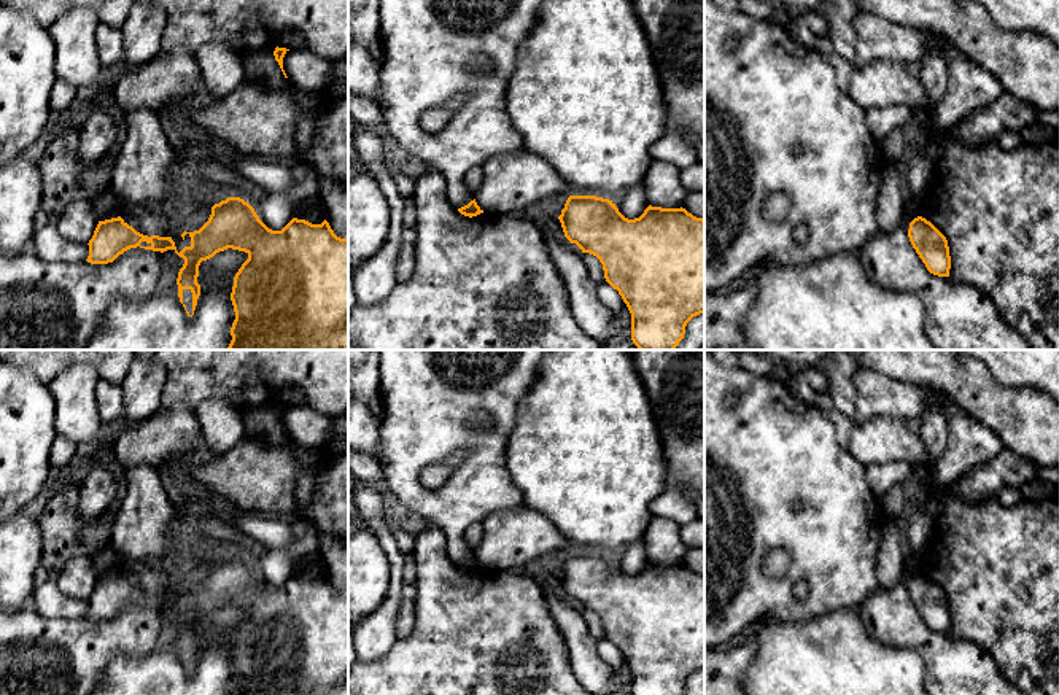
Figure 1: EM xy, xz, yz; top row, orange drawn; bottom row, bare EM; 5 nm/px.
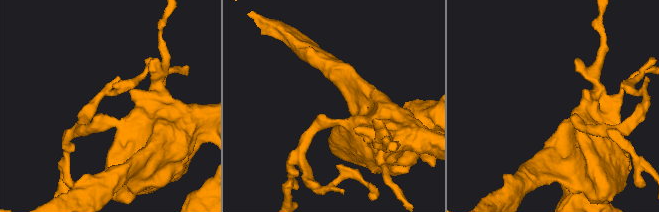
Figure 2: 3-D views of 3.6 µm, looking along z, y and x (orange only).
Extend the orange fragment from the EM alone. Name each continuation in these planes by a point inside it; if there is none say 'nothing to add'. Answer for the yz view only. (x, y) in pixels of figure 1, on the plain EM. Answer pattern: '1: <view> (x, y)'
nothing to add

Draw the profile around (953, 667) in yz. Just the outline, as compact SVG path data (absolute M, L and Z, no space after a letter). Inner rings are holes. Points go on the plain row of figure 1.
M903 569L894 588L878 587L870 593L859 609L868 635L884 646L913 649L924 665L929 695L1026 695L1003 676L987 650L967 639L956 639L949 633L938 633L927 627L908 593L910 579L914 574L917 571L906 573Z

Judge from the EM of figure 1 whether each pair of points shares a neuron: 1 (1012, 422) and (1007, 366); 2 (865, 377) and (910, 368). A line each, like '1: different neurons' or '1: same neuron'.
1: different neurons
2: different neurons

